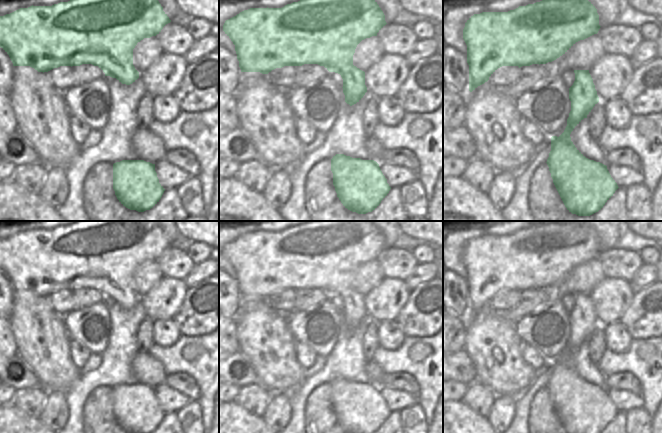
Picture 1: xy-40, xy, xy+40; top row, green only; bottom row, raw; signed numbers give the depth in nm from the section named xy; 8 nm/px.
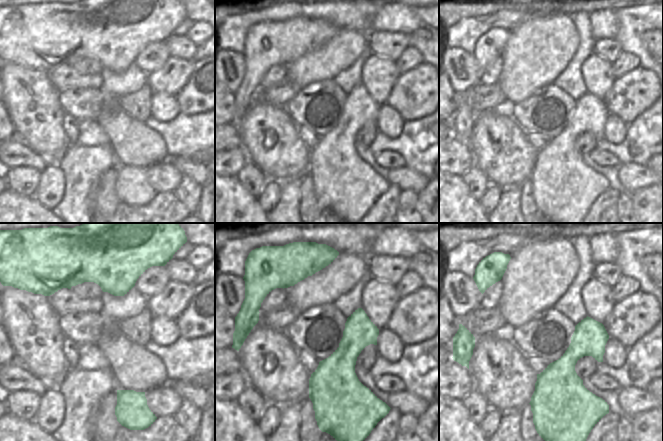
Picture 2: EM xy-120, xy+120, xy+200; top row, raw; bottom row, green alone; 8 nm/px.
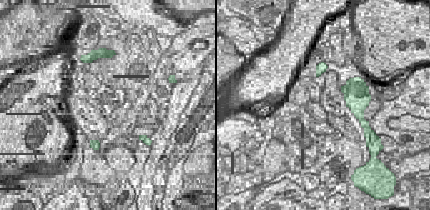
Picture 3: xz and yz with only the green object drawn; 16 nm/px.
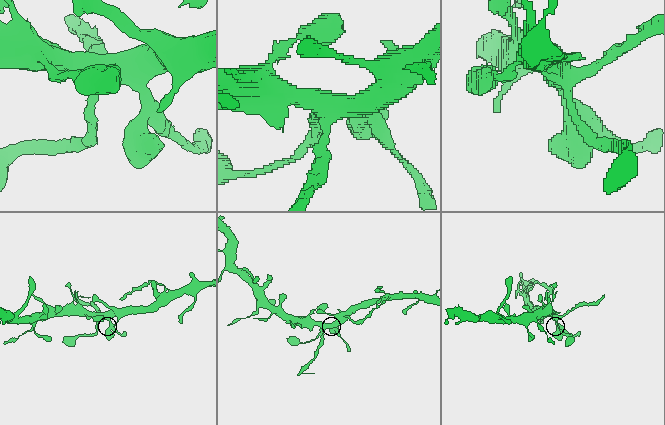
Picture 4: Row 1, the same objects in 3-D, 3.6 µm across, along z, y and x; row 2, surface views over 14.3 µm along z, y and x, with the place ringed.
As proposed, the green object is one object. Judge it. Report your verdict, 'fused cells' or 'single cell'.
single cell

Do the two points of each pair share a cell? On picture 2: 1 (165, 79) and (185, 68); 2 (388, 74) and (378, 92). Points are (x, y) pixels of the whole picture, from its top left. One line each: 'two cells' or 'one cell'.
1: one cell
2: one cell

